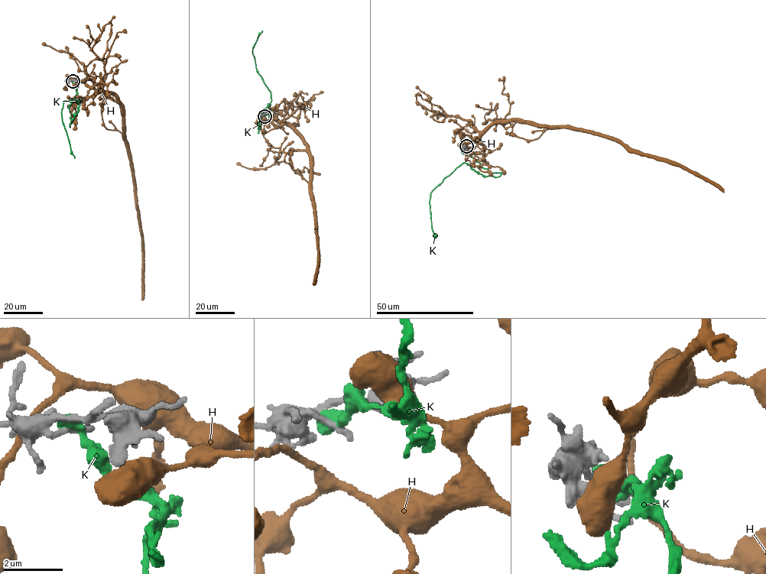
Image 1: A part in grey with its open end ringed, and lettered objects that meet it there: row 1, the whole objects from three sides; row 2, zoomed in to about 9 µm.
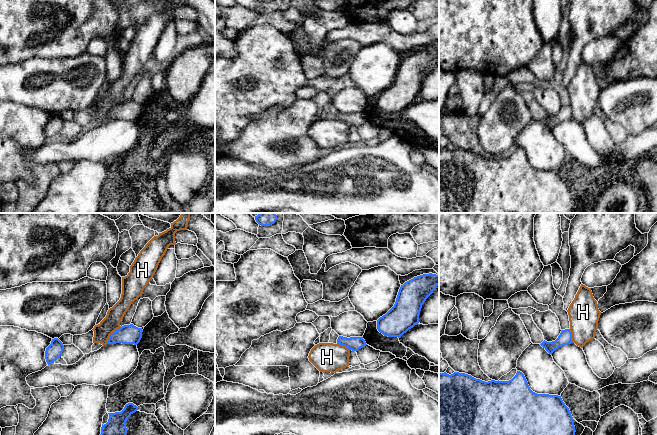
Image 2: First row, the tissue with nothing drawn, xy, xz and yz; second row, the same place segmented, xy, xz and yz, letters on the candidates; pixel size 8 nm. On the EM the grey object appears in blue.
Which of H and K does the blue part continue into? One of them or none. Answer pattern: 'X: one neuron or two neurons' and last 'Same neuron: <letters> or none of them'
H: two neurons
K: two neurons
Same neuron: none of them

